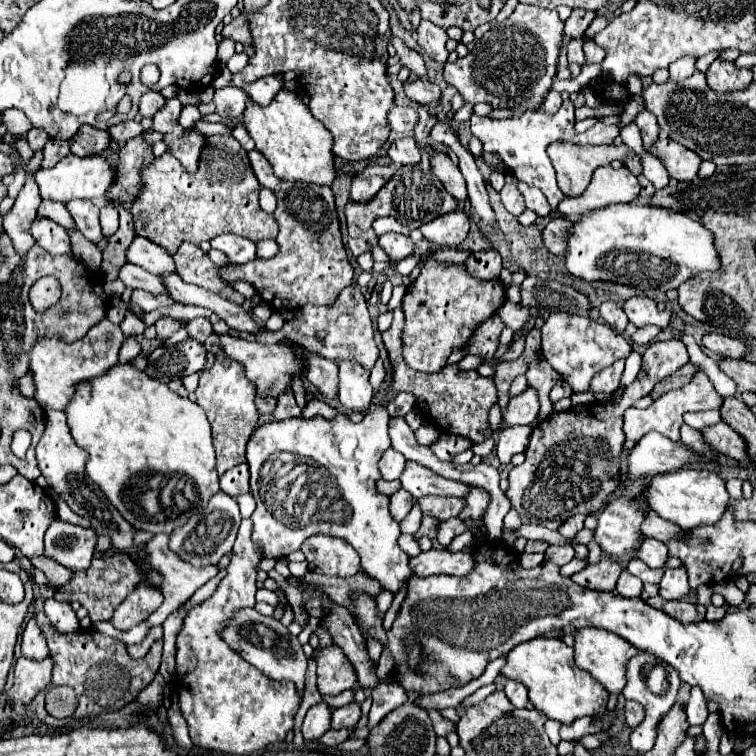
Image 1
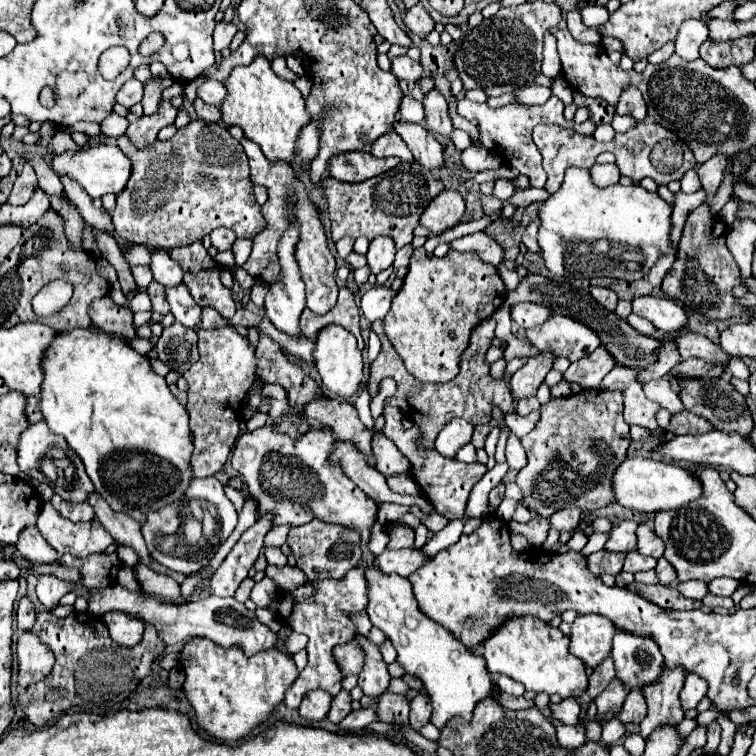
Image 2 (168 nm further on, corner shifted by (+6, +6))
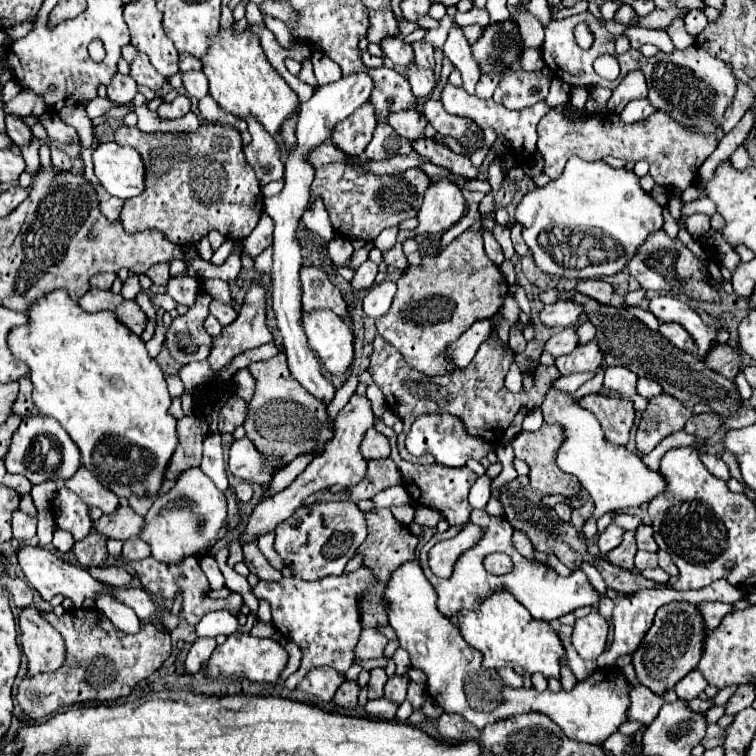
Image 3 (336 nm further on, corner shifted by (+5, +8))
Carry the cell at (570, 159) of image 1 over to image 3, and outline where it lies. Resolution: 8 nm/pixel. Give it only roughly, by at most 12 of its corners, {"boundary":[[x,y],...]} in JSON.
{"boundary":[[617,114],[537,126],[543,172],[571,154],[649,162],[657,184],[685,190],[717,148],[715,134],[669,114],[623,124]]}

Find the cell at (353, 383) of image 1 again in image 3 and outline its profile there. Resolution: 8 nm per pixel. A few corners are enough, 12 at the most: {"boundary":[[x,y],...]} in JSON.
{"boundary":[[331,310],[303,316],[309,348],[333,376],[355,360],[353,332]]}

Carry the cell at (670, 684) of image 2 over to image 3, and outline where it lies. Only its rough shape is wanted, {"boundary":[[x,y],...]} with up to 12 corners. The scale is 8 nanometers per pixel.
{"boundary":[[693,604],[657,610],[633,654],[655,694],[697,668],[703,620]]}

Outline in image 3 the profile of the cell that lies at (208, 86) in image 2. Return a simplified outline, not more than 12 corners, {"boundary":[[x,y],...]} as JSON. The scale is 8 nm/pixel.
{"boundary":[[203,72],[183,74],[187,96],[207,96],[207,76]]}

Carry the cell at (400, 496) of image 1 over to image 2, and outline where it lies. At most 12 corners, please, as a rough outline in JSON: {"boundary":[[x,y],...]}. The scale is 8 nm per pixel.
{"boundary":[[380,504],[378,522],[386,526],[398,522],[408,506]]}

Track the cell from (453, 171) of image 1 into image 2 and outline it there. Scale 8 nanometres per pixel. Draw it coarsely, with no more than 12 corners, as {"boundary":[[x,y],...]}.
{"boundary":[[396,122],[416,162],[440,170],[442,144],[420,124]]}

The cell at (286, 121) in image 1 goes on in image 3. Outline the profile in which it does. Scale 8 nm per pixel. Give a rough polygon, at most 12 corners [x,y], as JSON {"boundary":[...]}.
{"boundary":[[219,30],[209,94],[271,136],[299,108],[259,38]]}

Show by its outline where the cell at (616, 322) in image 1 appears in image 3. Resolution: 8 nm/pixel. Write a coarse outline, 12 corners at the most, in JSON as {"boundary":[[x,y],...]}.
{"boundary":[[581,280],[577,290],[609,304],[613,286],[605,280]]}

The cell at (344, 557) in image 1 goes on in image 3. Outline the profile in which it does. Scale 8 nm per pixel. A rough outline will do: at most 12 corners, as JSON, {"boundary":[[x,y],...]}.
{"boundary":[[351,502],[303,506],[275,528],[301,580],[343,574],[365,538]]}

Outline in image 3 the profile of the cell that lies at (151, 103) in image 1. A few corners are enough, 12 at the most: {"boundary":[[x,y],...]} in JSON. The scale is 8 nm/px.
{"boundary":[[117,74],[107,88],[113,102],[133,102],[137,84],[131,76]]}

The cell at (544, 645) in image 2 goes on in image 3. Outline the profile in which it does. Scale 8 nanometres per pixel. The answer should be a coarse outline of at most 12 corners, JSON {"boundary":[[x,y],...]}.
{"boundary":[[509,592],[457,614],[487,670],[561,680],[565,646]]}

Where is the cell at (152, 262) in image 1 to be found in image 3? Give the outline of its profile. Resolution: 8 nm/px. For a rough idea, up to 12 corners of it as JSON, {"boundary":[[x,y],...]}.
{"boundary":[[173,276],[167,294],[185,306],[193,306],[199,284],[189,276]]}

